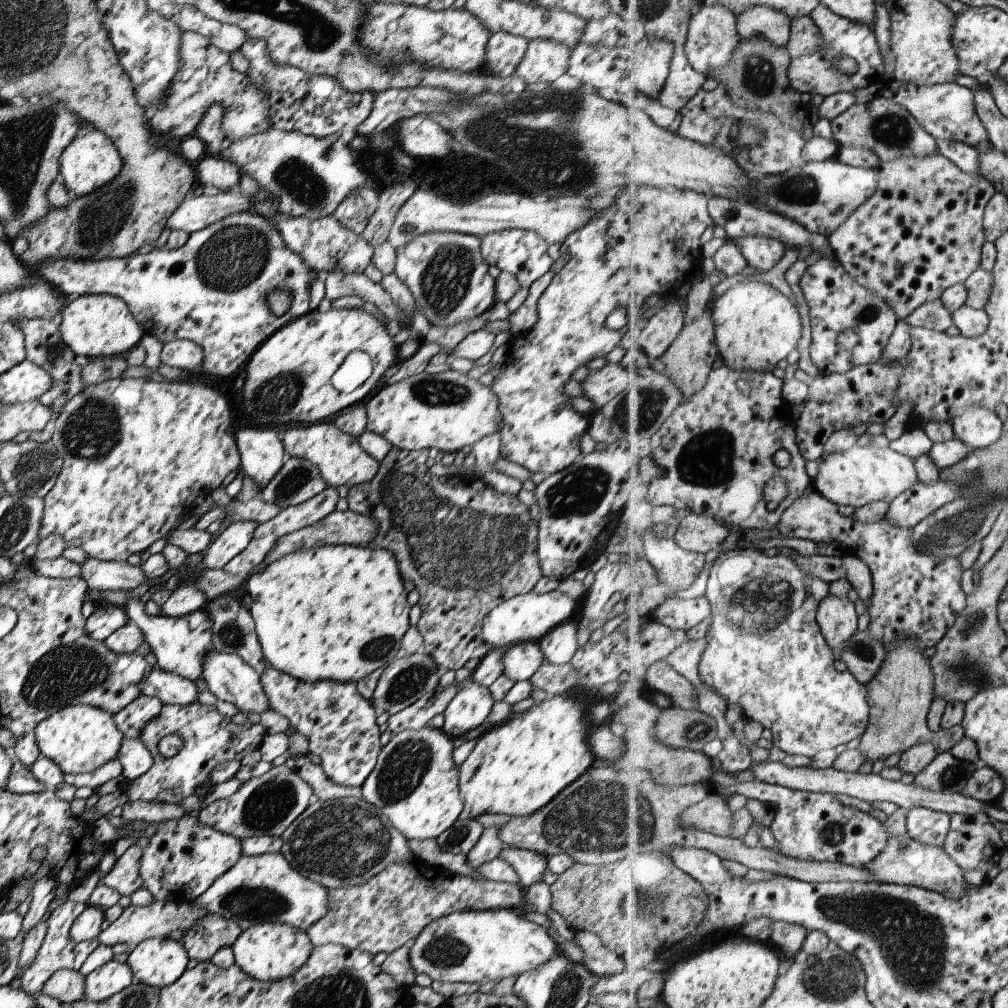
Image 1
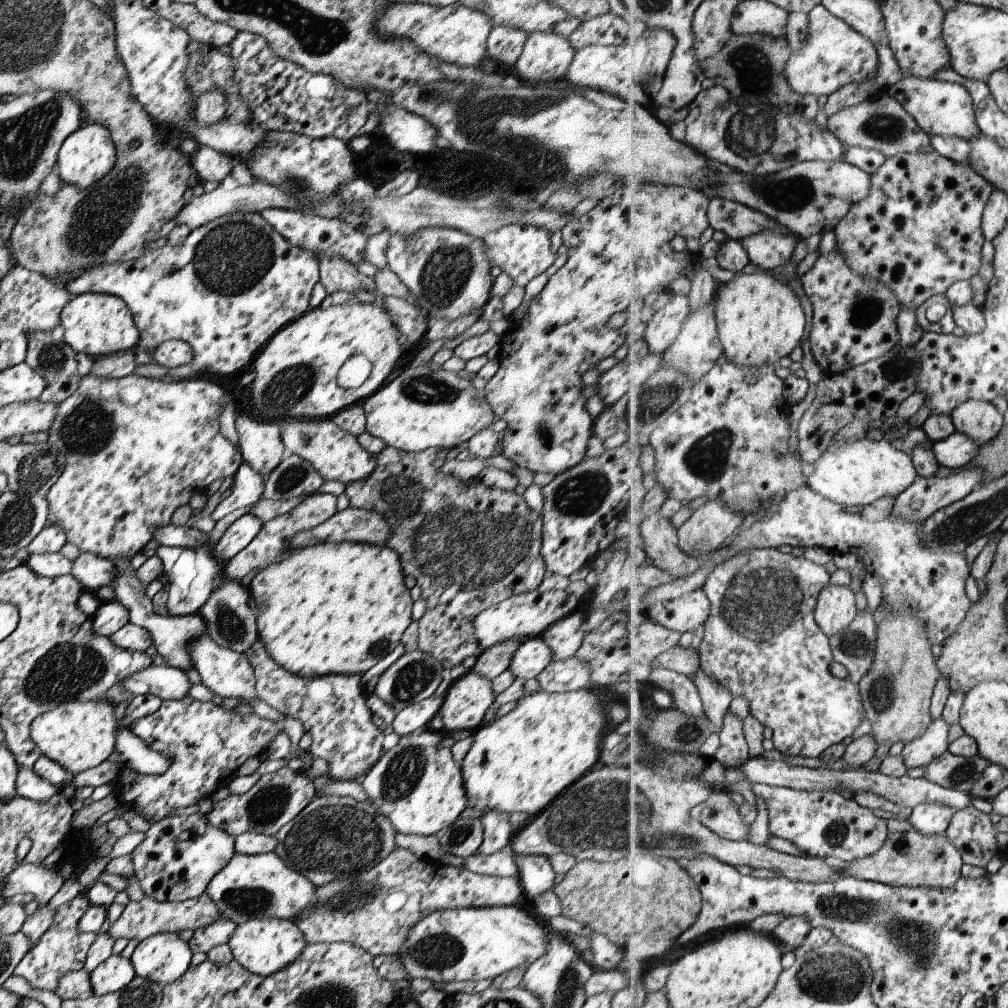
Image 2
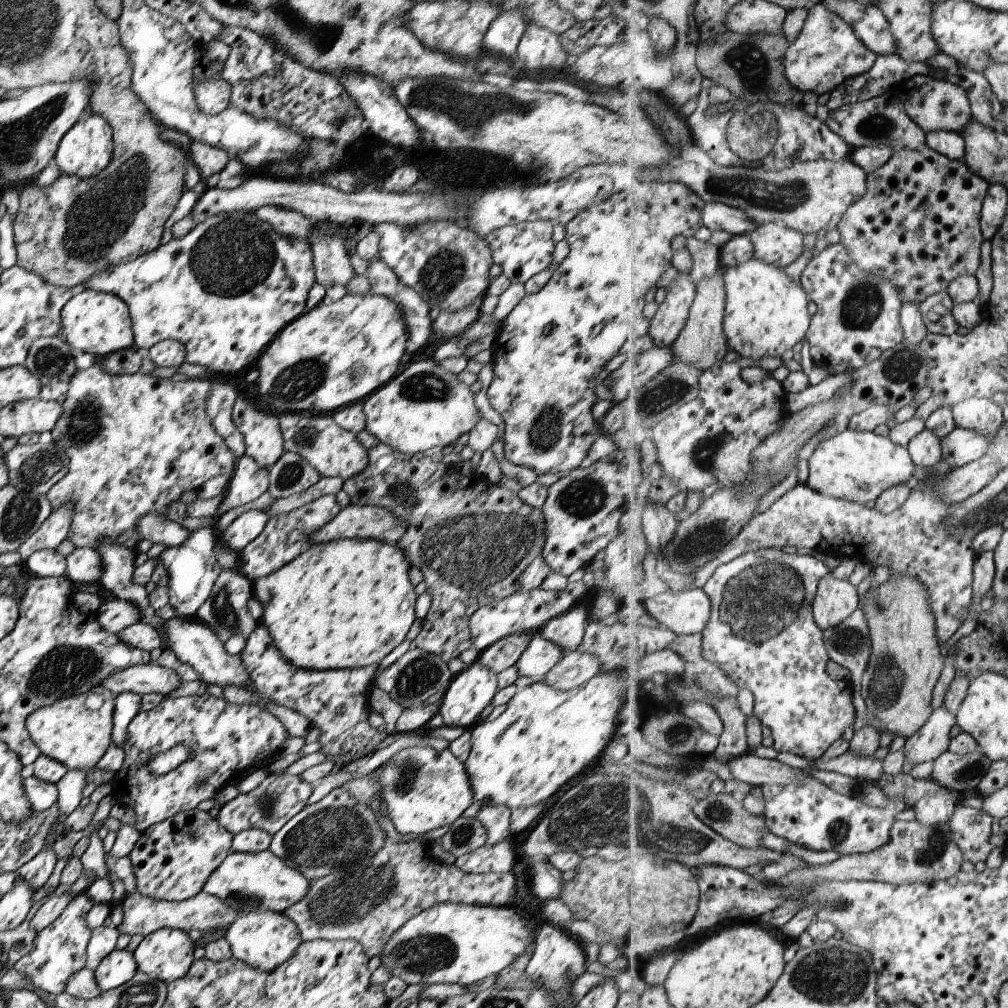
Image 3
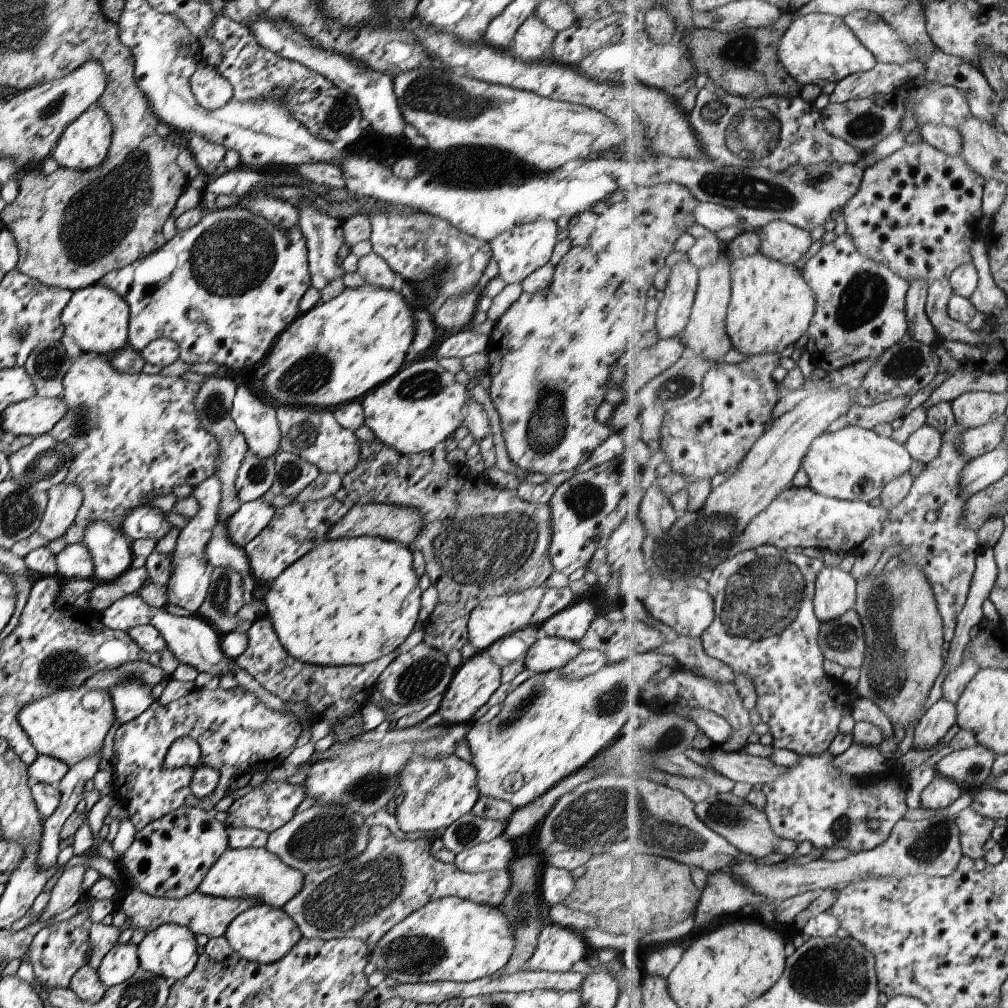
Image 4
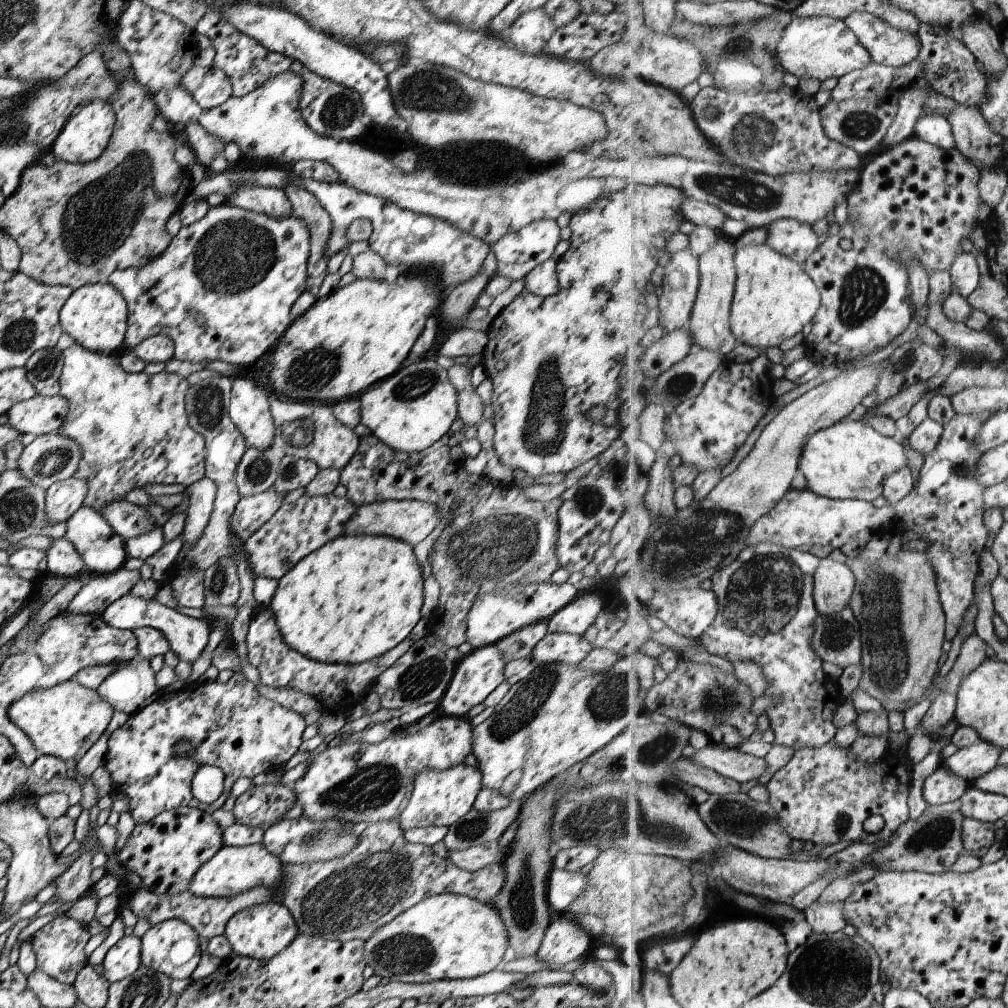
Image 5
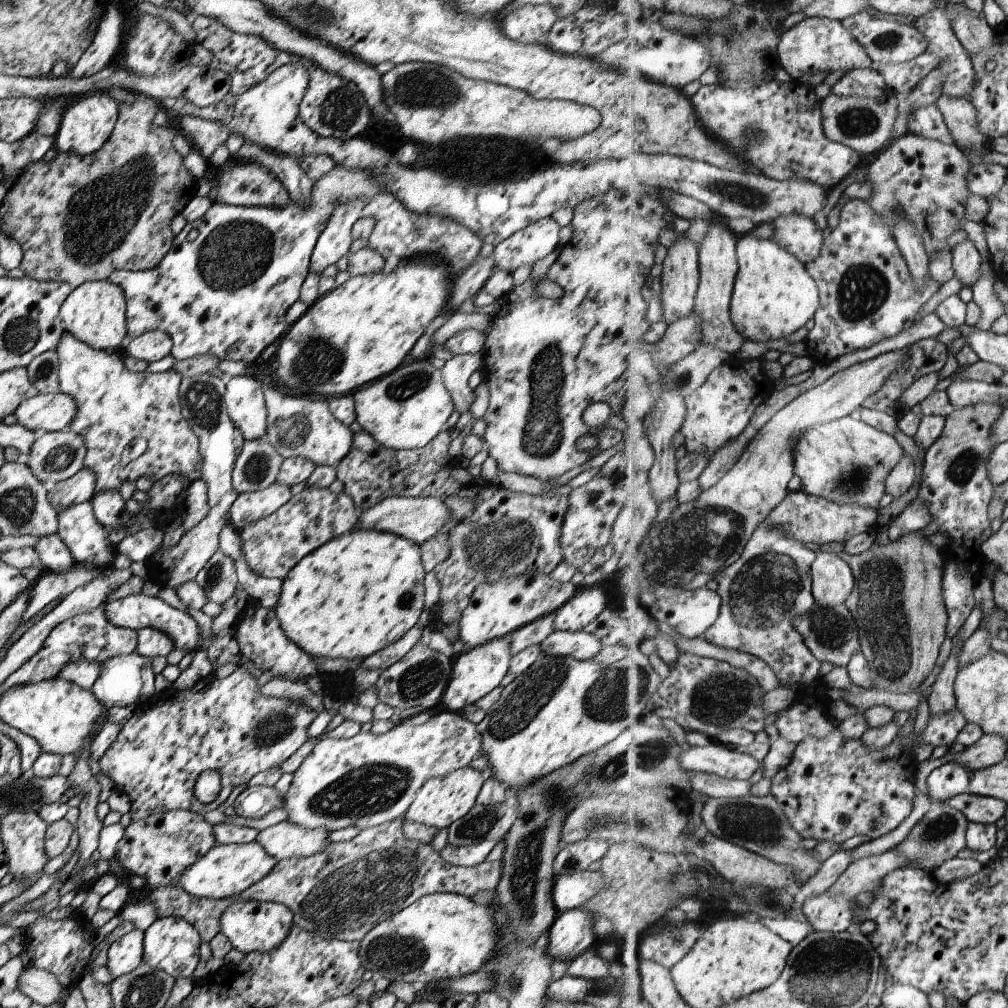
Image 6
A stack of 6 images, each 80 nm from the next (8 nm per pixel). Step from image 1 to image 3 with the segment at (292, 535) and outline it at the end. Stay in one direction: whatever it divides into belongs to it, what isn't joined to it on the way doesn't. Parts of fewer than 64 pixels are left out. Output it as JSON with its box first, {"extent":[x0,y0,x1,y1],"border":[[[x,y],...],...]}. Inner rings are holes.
{"extent":[308,504,406,545],"border":[[[351,504],[341,509],[329,522],[314,530],[308,542],[326,543],[339,539],[373,539],[395,545],[406,525],[388,510],[369,505]]]}

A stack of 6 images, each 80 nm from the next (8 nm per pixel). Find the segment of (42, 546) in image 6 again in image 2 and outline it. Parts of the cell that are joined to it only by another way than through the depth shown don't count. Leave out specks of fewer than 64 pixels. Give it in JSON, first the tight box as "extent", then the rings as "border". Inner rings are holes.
{"extent":[70,552,116,592],"border":[[[80,552],[72,562],[70,575],[80,582],[83,590],[96,592],[98,588],[110,586],[114,581],[116,566],[112,560]]]}

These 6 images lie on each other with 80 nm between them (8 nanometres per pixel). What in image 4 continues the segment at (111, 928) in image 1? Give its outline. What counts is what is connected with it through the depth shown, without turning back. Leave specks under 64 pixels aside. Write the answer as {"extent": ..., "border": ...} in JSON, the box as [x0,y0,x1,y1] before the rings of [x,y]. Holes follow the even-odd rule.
{"extent":[119,888,261,938],"border":[[[133,888],[120,901],[119,908],[129,920],[129,926],[135,930],[141,929],[151,932],[154,928],[162,924],[173,923],[190,930],[194,935],[205,934],[208,938],[223,937],[227,925],[245,909],[261,901],[252,899],[226,899],[225,897],[209,896],[199,891],[193,891],[191,894],[180,899],[166,899],[163,897],[152,897],[142,893],[139,889]]]}

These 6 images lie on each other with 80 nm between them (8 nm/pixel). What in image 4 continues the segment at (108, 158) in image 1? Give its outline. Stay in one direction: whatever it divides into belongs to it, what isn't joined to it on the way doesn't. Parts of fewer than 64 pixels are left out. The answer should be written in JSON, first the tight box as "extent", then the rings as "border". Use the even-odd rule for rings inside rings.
{"extent":[49,103,112,171],"border":[[[93,103],[63,129],[49,156],[57,162],[59,167],[64,169],[78,171],[93,169],[104,161],[110,145],[111,135],[112,124],[109,117],[100,106]]]}

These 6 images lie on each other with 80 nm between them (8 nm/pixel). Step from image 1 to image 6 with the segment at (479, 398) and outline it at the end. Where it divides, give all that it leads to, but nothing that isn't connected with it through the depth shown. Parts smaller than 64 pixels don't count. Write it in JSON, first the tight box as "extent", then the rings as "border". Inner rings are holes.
{"extent":[352,359,454,450],"border":[[[419,359],[407,366],[398,366],[389,374],[358,388],[352,394],[357,424],[381,446],[391,450],[418,449],[431,442],[454,410],[452,398],[442,381],[442,374],[430,362]]]}

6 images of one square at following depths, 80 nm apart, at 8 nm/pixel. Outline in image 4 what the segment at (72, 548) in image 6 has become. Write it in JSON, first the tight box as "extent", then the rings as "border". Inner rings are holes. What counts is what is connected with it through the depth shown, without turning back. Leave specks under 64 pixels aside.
{"extent":[81,521,133,583],"border":[[[100,521],[90,523],[84,530],[81,544],[89,551],[93,565],[92,579],[97,583],[111,582],[130,568],[133,558],[130,542],[121,532],[111,529],[107,523]]]}

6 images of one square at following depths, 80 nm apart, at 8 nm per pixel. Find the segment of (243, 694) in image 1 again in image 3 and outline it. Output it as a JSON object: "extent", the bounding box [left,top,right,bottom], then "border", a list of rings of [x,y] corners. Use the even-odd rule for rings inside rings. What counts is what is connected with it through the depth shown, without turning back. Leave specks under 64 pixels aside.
{"extent":[164,617,251,689],"border":[[[171,617],[164,624],[167,648],[173,651],[177,660],[187,663],[198,675],[198,679],[210,685],[225,687],[239,687],[245,689],[251,682],[244,664],[241,662],[239,653],[229,654],[225,651],[223,643],[202,622],[195,618],[181,619]]]}

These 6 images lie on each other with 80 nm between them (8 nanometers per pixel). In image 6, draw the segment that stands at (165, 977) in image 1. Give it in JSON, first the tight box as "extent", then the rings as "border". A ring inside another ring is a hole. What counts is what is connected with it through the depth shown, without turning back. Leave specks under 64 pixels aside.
{"extent":[142,917,199,979],"border":[[[176,917],[156,918],[142,934],[142,961],[152,969],[163,970],[174,979],[190,977],[199,959],[198,932],[183,919]]]}

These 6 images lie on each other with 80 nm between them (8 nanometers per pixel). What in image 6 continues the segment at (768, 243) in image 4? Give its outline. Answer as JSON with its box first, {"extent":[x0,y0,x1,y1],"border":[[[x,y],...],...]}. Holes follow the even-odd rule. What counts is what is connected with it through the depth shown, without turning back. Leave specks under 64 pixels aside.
{"extent":[773,213,826,264],"border":[[[793,213],[776,218],[773,224],[773,240],[793,253],[800,261],[807,264],[820,255],[826,238],[823,238],[823,232],[817,228],[812,218]]]}

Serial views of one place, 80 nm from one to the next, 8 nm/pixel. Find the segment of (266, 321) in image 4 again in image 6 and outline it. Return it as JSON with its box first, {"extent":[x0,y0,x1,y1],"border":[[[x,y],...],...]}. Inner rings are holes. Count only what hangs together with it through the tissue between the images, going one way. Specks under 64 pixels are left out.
{"extent":[106,165,385,364],"border":[[[337,165],[324,174],[318,181],[312,184],[312,203],[307,207],[301,207],[295,203],[289,203],[286,207],[242,207],[237,205],[228,205],[217,202],[211,203],[211,206],[194,221],[186,222],[180,232],[173,237],[171,248],[163,255],[163,258],[157,263],[157,266],[147,270],[128,271],[119,269],[113,271],[106,278],[107,281],[114,285],[119,285],[121,292],[124,294],[126,304],[126,333],[122,340],[122,345],[126,346],[131,340],[137,338],[140,334],[158,330],[164,332],[172,342],[170,355],[175,361],[211,354],[220,361],[239,361],[242,363],[252,364],[259,357],[261,351],[267,348],[275,338],[281,337],[287,329],[285,313],[291,304],[298,299],[302,282],[310,268],[310,256],[326,220],[329,218],[333,207],[339,202],[353,201],[355,198],[372,197],[377,193],[385,192],[384,185],[379,185],[370,174],[370,171],[353,171]]]}

